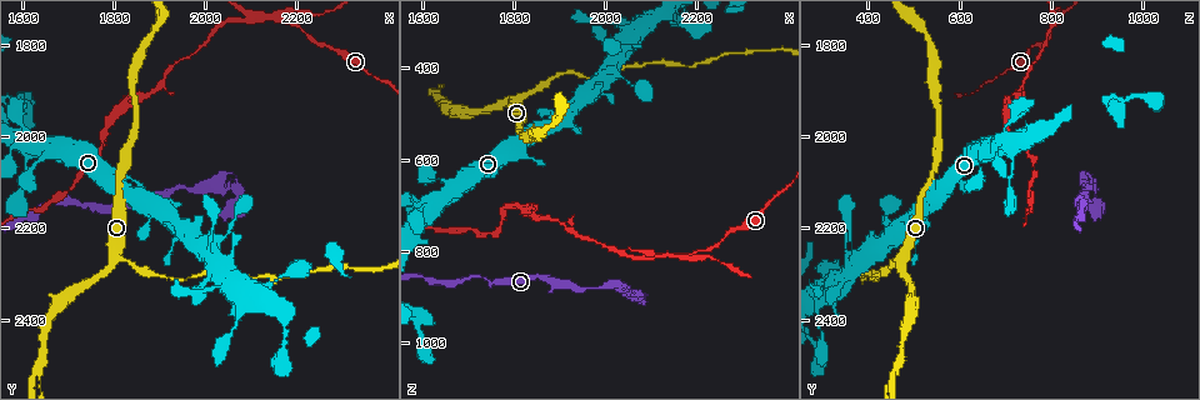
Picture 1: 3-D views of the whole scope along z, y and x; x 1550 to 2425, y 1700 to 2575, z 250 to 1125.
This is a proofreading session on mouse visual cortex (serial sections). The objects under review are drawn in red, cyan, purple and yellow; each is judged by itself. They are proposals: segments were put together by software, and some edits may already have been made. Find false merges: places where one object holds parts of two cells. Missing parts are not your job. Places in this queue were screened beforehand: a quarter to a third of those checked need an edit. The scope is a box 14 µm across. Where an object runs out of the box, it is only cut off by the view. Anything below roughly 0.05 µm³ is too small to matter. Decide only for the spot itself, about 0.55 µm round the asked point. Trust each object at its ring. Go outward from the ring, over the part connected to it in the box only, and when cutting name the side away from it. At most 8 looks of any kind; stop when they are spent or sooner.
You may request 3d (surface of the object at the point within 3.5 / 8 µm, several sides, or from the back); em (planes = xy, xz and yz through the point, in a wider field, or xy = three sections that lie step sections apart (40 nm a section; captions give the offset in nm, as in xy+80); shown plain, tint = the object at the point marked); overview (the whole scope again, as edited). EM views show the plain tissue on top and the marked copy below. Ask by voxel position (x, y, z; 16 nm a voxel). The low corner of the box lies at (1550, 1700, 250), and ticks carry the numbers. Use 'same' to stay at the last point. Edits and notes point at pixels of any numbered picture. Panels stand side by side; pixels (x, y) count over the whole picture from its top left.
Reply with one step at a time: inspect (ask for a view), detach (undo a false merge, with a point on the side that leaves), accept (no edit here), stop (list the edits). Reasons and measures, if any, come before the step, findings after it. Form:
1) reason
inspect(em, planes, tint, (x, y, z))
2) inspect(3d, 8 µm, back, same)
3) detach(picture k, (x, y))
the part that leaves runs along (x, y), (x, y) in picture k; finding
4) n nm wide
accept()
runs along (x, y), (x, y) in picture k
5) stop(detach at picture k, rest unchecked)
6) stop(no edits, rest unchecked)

narrows sharply
inspect(3d, 3.5 µm, (1845, 2285, 445))

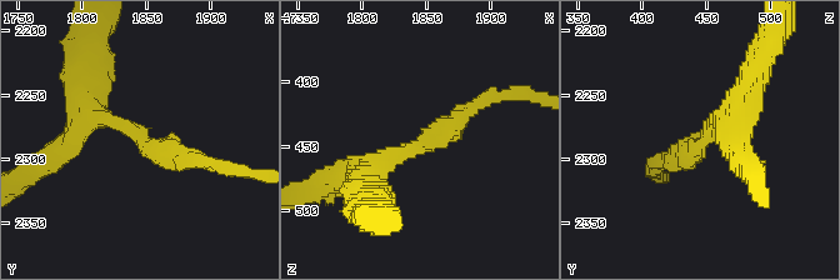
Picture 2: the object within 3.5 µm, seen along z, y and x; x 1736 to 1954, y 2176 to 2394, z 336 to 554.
arms of 250, 350 nm
inspect(em, xy, step 5, tint, (1846, 2286, 450))

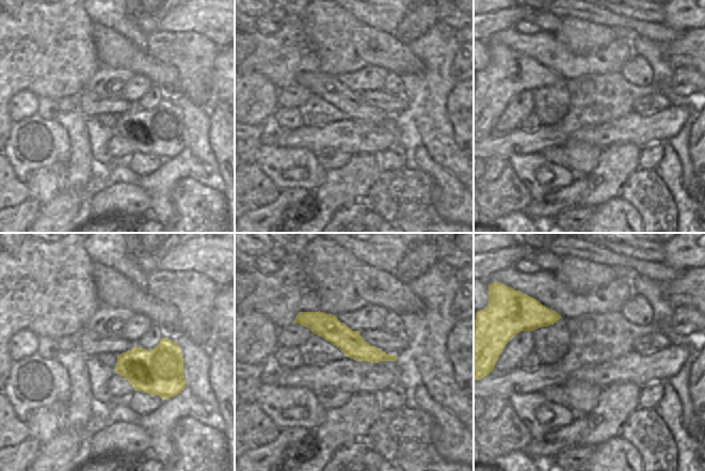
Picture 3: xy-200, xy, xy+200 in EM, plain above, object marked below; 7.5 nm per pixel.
accept()
runs along (366, 186), (381, 160), (485, 103) in picture 2; all the same cell

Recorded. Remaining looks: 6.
thick turns thin
inspect(3d, 3.5 µm, back, (1625, 2515, 455))

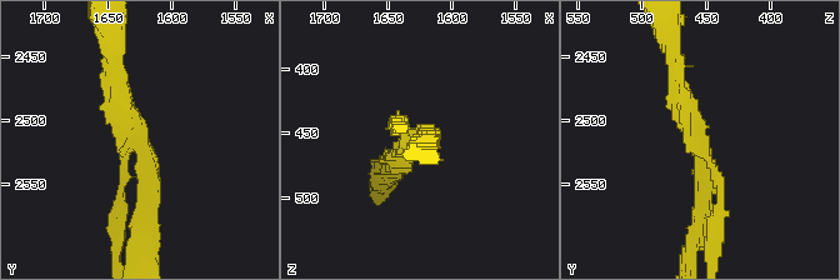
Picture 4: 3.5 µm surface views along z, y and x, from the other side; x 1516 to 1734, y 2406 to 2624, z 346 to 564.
3 arms; arms of 150, 200, 300 nm; need the tissue
inspect(em, xy, step 3, tint, (1630, 2516, 454))

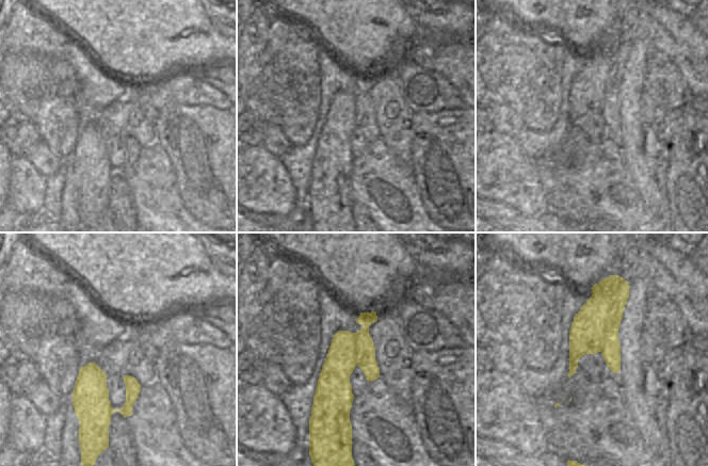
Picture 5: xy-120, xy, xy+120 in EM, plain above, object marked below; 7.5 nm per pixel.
detach(picture 4, (116, 213))
the part that leaves runs along (126, 146), (119, 211), (110, 211) in picture 4; two cells meet here

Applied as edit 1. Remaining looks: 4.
sharp bend
inspect(3d, 3.5 µm, (2075, 2135, 900))

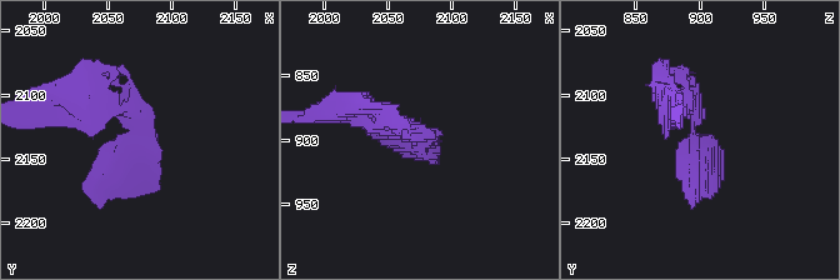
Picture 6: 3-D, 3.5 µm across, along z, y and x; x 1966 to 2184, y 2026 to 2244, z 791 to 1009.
shape alone is not enough
inspect(em, xy, step 3, tint, (2072, 2138, 902))

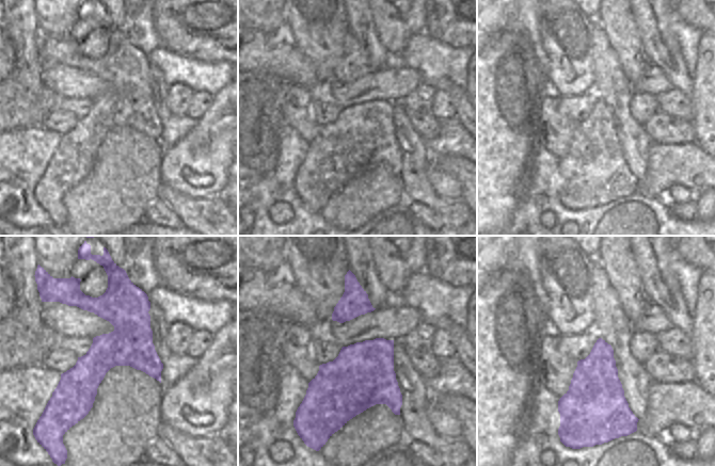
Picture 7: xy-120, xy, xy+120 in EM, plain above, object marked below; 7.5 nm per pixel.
480 nm wide
accept()
runs along (117, 286), (120, 339), (82, 380), (82, 413) in picture 7; one cell here

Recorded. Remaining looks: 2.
stop(detach at picture 4, rest unchecked)

